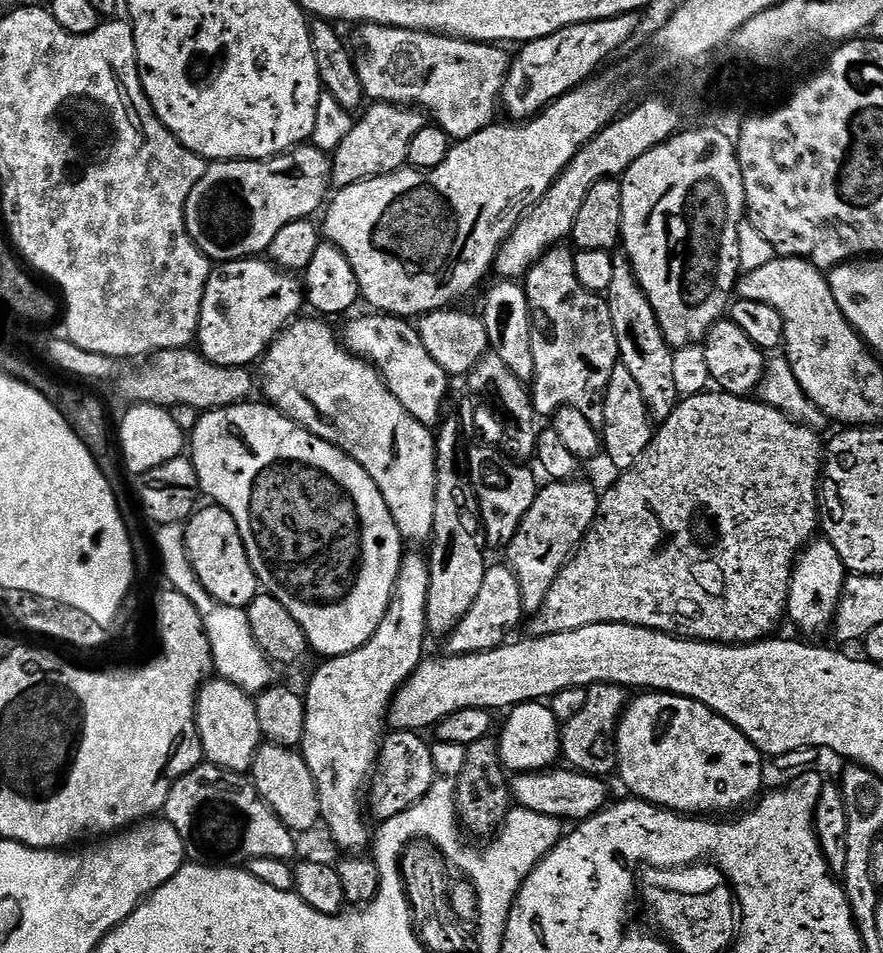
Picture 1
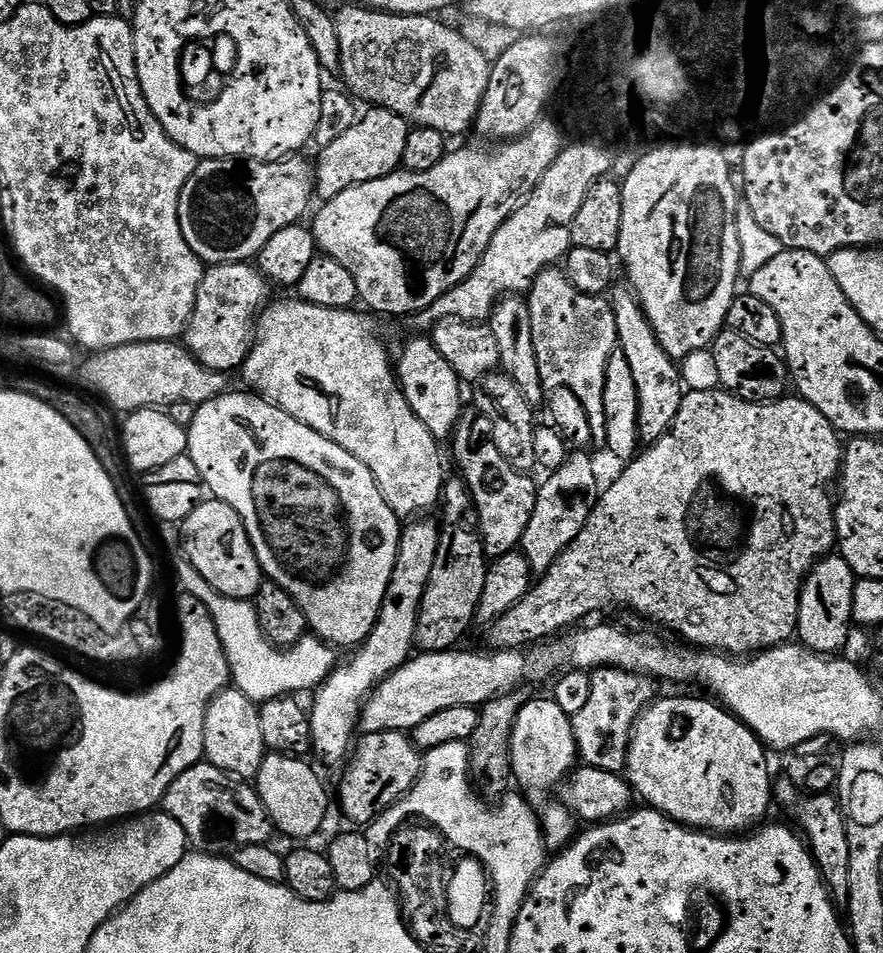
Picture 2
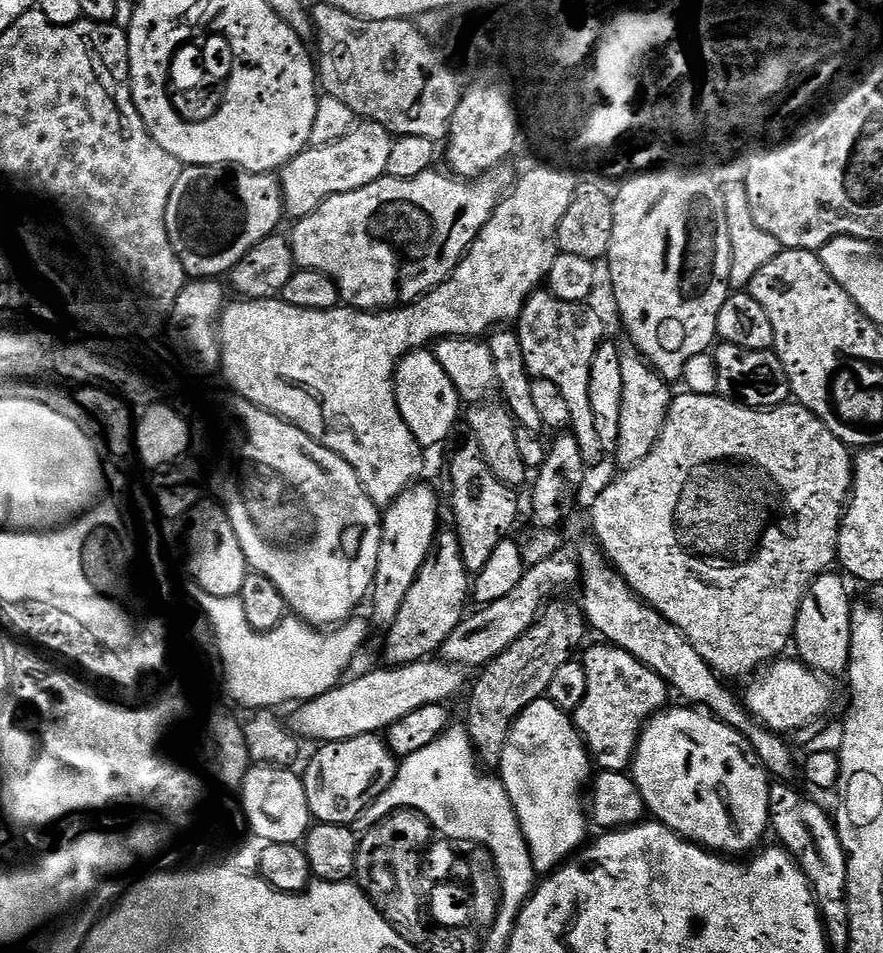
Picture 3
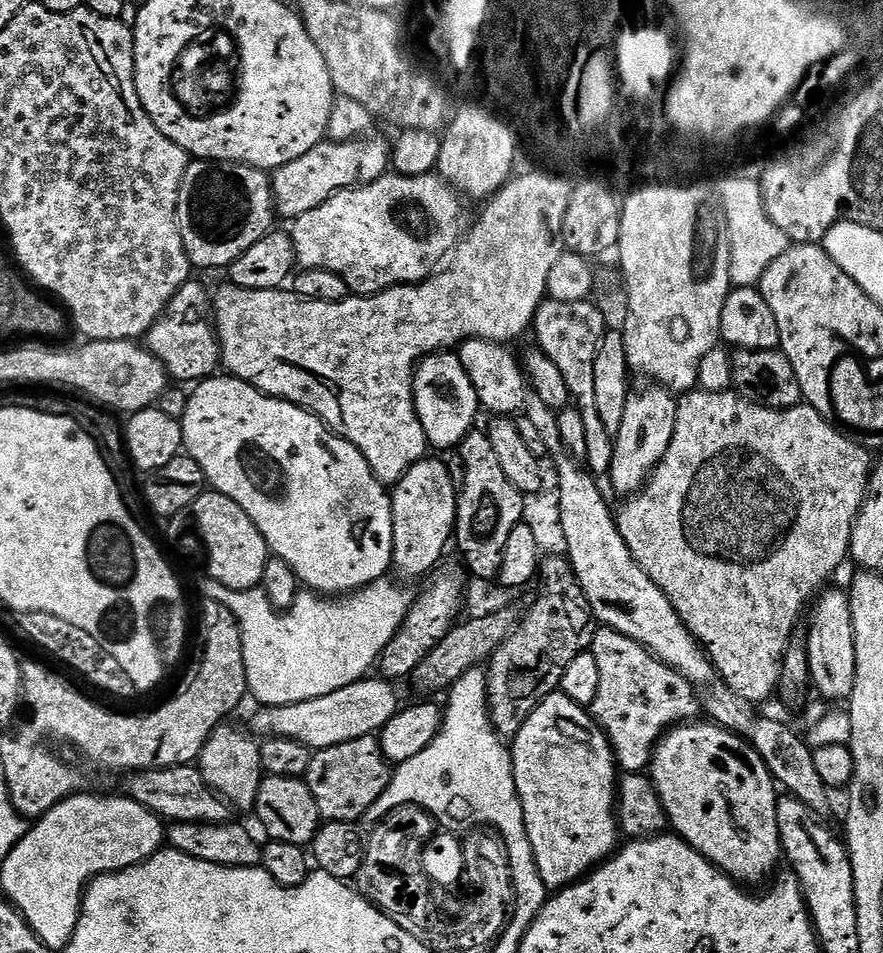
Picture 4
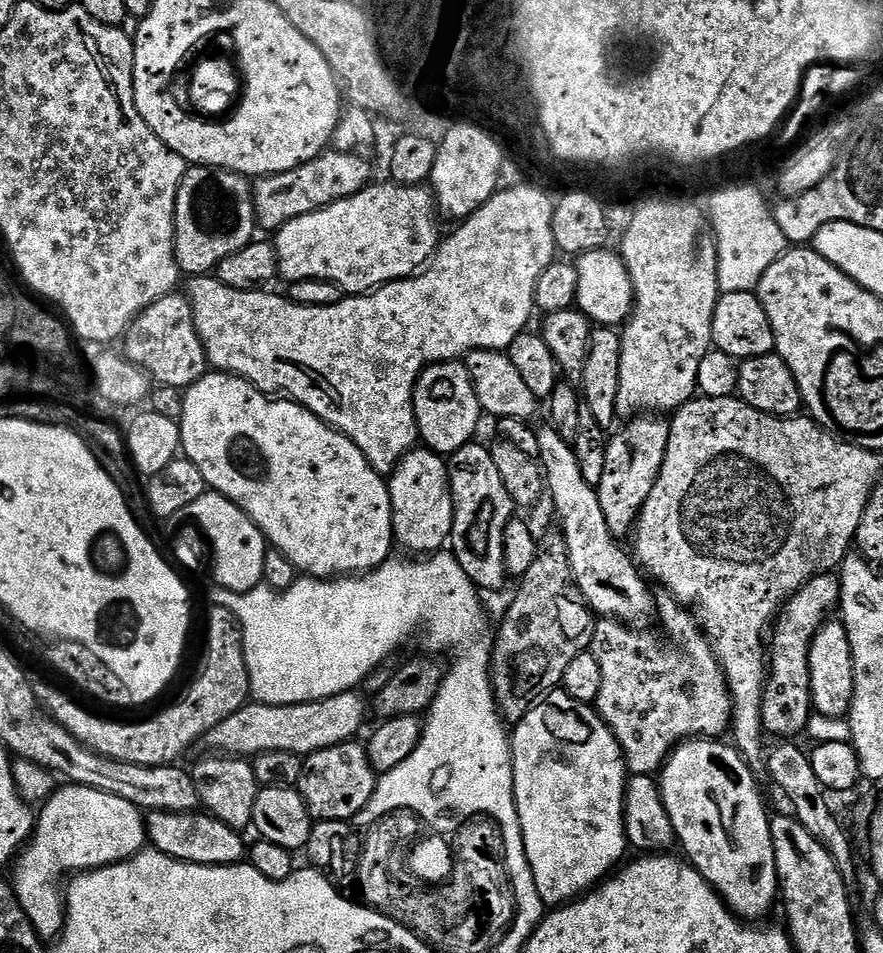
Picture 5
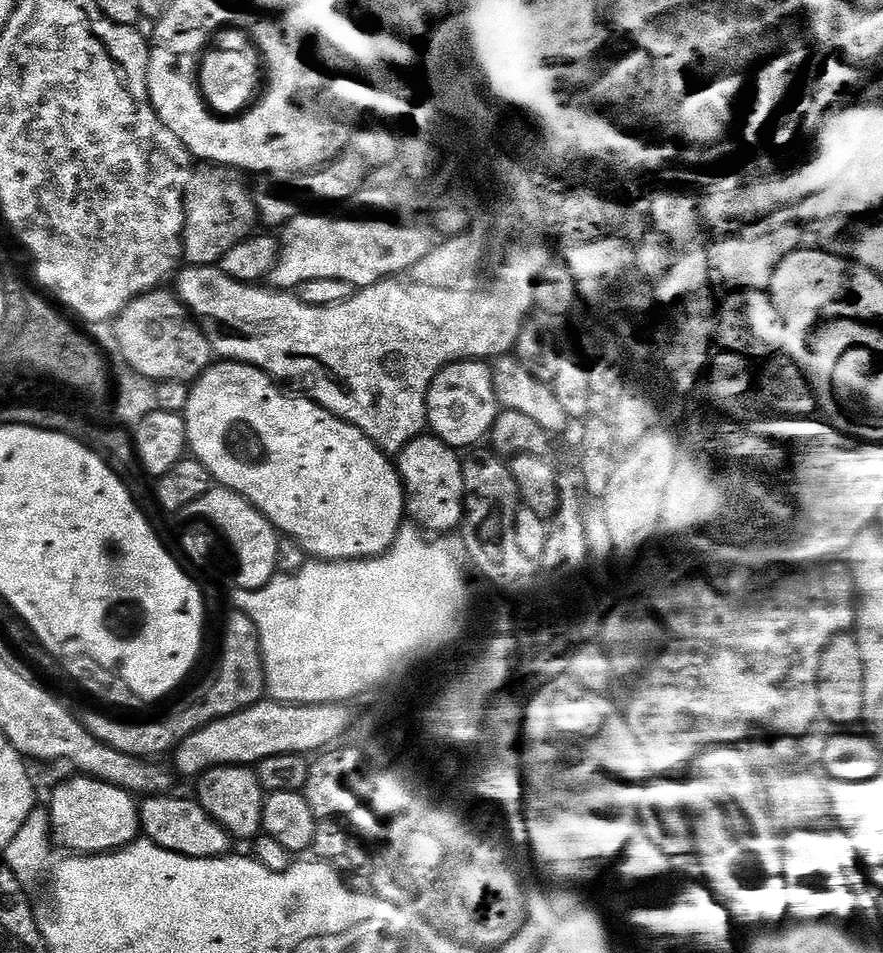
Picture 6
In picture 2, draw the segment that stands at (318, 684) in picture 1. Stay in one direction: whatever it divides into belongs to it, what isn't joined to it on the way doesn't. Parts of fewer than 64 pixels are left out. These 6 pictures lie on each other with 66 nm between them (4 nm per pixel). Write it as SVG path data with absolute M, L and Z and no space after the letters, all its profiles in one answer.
M420 518L400 533L400 545L390 578L390 586L380 607L376 625L363 644L355 649L356 657L339 665L332 675L315 689L316 701L310 704L312 722L312 746L328 764L343 765L350 756L350 745L358 732L360 709L372 691L390 674L394 674L410 659L416 643L416 623L420 603L430 582L430 570L434 570L434 558L438 554L440 526L434 519Z

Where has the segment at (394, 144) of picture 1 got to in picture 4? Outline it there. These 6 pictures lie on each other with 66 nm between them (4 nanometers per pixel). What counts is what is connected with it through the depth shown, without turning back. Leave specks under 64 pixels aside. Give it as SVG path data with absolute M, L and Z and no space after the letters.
M357 138L339 142L325 142L314 146L294 162L271 173L274 212L287 222L295 222L302 214L318 210L332 196L349 188L364 188L382 178L390 168L390 144L384 140Z

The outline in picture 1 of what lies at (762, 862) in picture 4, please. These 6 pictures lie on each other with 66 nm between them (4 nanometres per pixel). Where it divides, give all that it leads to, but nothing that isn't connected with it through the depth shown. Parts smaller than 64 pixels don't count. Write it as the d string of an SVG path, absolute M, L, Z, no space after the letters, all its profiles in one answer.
M655 690L645 691L637 696L640 697L637 700L635 697L625 708L624 716L620 719L620 728L616 732L618 777L632 791L629 793L635 799L648 800L659 808L668 808L672 812L700 816L735 813L751 805L761 795L765 757L730 721L702 702L691 700L689 696L674 696L671 692Z

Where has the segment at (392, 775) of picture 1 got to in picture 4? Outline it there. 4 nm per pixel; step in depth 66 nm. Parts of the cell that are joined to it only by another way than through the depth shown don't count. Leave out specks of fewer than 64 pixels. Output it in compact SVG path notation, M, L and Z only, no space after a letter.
M375 735L363 736L338 746L319 749L308 767L306 783L325 821L356 822L359 816L367 817L370 806L382 798L393 771L393 765L382 754L379 739Z

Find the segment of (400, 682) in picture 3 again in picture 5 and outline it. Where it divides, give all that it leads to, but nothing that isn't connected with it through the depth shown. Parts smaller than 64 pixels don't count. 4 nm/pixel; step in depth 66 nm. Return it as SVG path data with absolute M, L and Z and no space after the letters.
M359 691L340 692L325 700L315 700L309 704L261 704L249 702L238 709L230 718L218 722L206 737L206 744L216 748L217 753L237 758L255 758L270 750L286 750L307 757L312 752L343 744L357 734L364 724L364 715L370 708Z

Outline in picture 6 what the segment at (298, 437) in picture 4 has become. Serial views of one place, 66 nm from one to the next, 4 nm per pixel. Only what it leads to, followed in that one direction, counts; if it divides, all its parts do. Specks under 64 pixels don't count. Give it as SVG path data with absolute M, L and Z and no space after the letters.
M216 362L201 372L191 385L182 413L182 432L186 440L188 436L188 444L192 447L191 455L200 460L202 466L206 466L206 470L219 487L229 488L230 491L246 498L275 526L277 533L293 540L309 557L317 560L369 560L371 556L380 556L392 544L398 531L396 519L404 512L404 489L400 487L400 474L396 471L395 463L381 452L378 445L362 430L326 411L321 404L315 404L303 394L287 396L275 387L279 388L271 376L249 364Z

